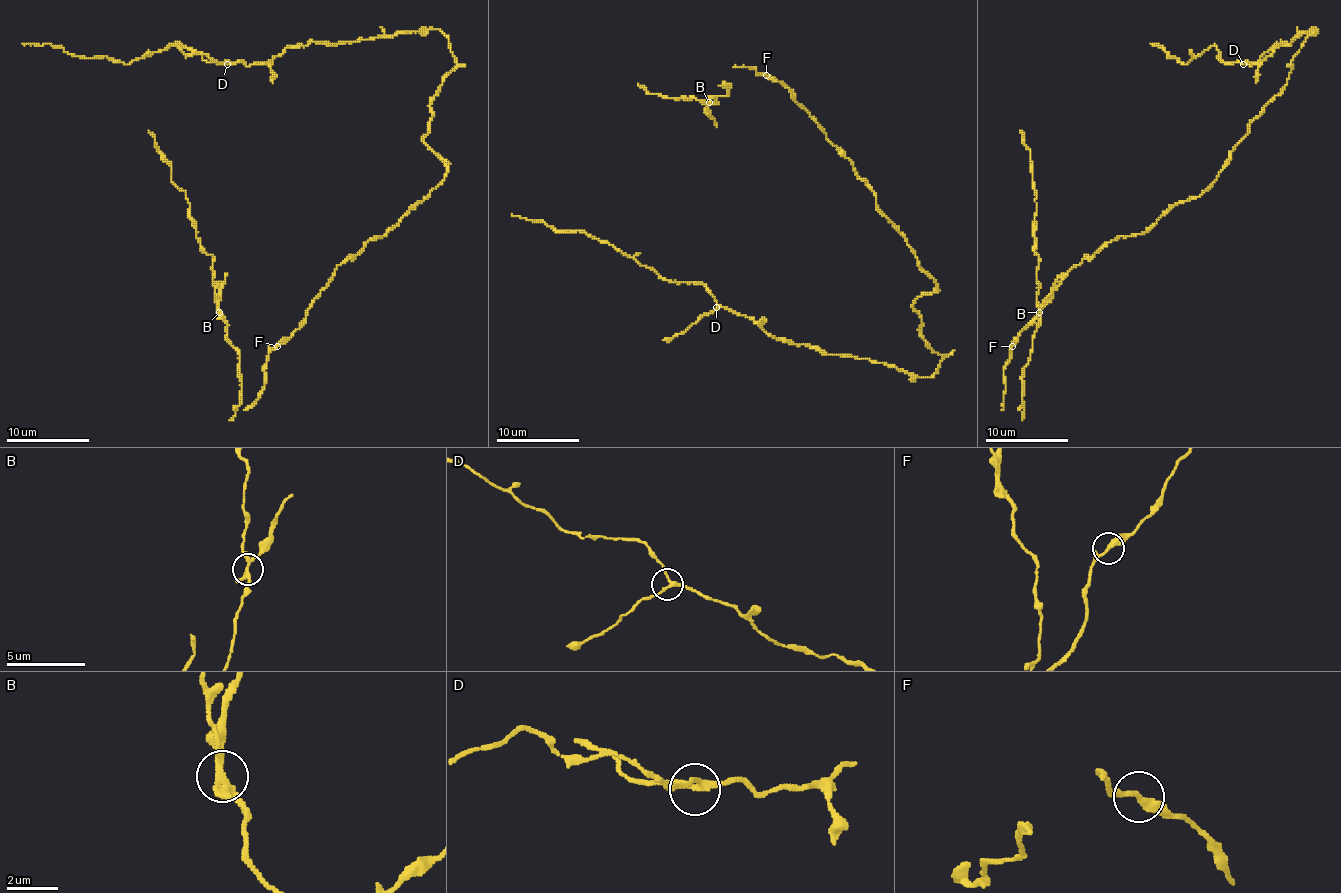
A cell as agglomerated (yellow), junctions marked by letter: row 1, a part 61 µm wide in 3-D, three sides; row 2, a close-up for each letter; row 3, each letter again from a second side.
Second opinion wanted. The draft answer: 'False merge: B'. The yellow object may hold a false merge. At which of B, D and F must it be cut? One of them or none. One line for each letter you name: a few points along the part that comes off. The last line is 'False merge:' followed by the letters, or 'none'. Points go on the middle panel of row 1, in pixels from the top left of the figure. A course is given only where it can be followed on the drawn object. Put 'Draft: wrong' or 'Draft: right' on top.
Draft: right
B: foreign part runs (708, 102), (716, 127)
False merge: B

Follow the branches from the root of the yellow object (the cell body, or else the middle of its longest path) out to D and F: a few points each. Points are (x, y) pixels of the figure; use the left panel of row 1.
D: (432, 190), (446, 164), (424, 141), (430, 99), (457, 64), (438, 29), (310, 41), (266, 62), (227, 64)
F: (432, 190), (384, 236), (374, 236), (353, 257), (337, 267), (335, 275), (308, 310), (306, 321), (277, 346)

